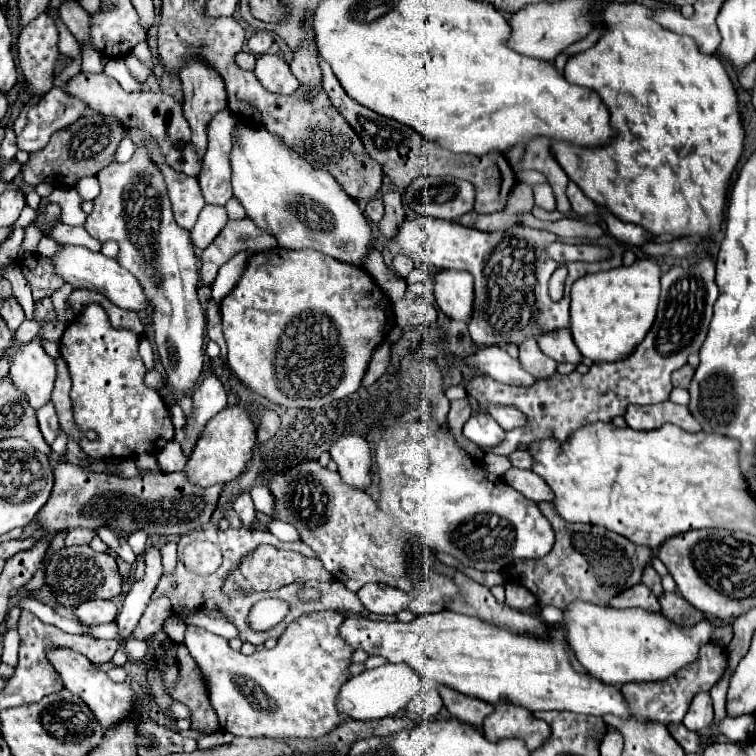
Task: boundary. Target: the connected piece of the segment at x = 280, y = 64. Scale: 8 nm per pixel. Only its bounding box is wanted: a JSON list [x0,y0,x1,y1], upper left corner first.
[254,54,300,94]

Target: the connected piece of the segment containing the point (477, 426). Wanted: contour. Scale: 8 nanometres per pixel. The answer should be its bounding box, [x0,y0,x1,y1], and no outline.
[462,412,504,446]

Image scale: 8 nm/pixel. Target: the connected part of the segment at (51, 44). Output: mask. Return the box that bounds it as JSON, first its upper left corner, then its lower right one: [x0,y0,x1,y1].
[16,14,60,98]

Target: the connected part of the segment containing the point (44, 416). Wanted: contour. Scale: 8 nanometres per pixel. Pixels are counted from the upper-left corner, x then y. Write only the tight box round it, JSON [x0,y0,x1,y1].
[36,404,58,444]

